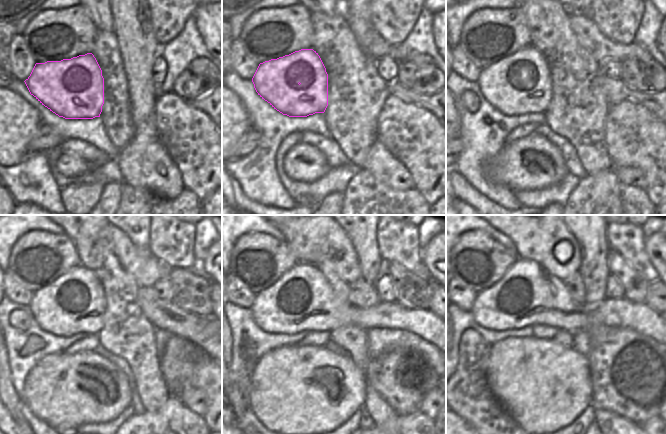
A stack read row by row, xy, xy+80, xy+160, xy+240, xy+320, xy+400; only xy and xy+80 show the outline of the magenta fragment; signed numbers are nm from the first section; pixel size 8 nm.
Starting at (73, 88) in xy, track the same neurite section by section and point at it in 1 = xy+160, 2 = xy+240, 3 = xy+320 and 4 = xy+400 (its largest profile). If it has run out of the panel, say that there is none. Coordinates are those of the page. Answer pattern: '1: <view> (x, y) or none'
1: xy+160 (496, 81)
2: xy+240 (46, 304)
3: xy+320 (268, 308)
4: xy+400 (490, 310)

